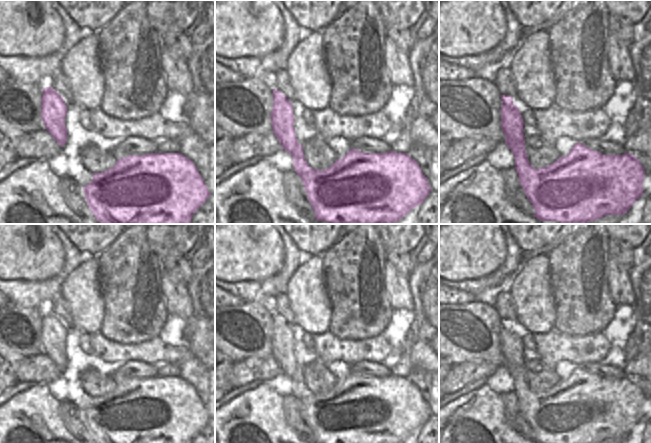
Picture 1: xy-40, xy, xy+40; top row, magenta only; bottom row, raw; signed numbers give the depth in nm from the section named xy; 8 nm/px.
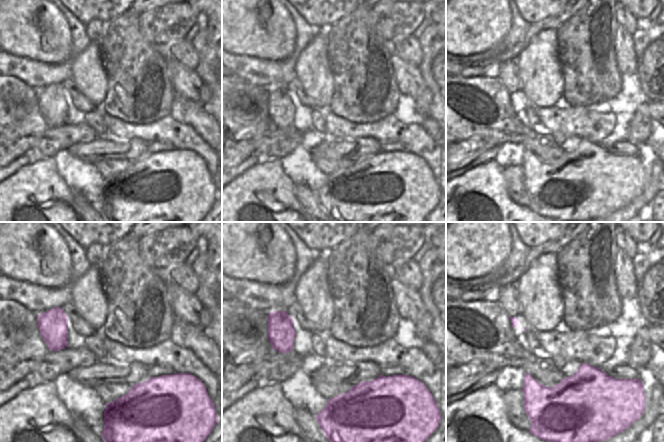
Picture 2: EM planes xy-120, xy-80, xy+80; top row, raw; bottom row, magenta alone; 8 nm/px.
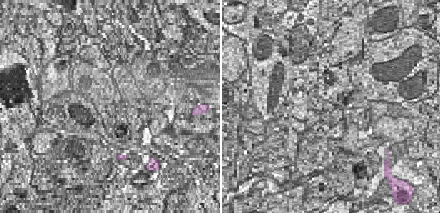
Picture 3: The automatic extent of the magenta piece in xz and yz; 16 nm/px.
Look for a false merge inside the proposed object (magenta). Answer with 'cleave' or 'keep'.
keep

